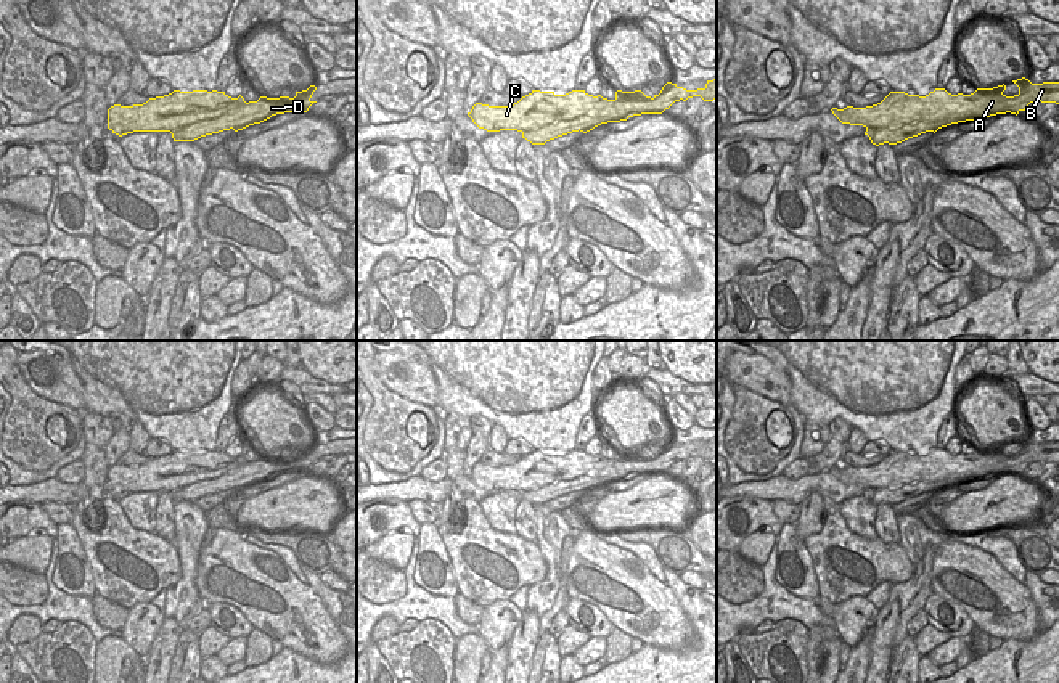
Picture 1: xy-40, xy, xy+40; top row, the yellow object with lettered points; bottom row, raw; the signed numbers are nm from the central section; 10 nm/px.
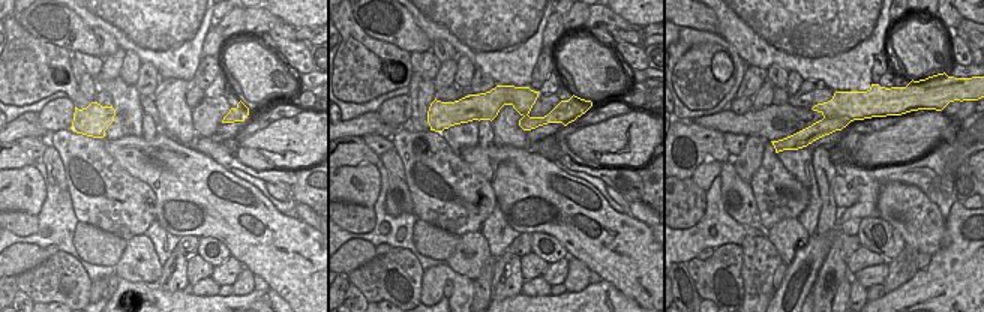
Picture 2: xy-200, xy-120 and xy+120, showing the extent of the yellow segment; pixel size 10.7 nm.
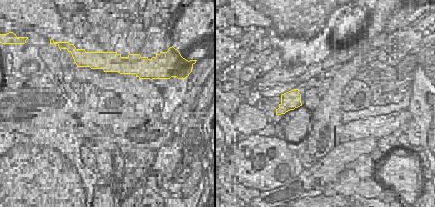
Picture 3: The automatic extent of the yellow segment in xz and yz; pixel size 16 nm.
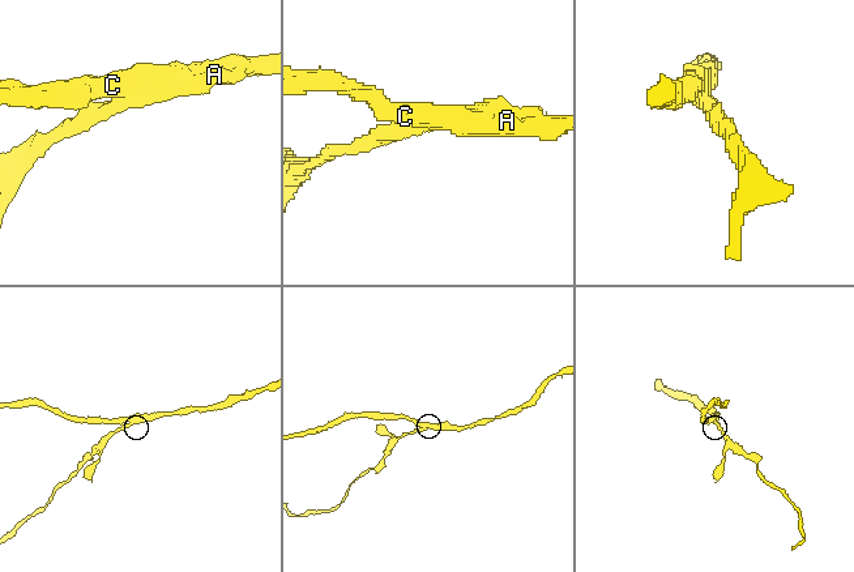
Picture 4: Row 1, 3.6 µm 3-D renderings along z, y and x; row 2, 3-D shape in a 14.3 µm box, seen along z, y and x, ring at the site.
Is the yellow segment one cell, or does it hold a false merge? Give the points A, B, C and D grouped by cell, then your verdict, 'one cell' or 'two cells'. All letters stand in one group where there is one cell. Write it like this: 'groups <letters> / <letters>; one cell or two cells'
groups A B C / D; two cells

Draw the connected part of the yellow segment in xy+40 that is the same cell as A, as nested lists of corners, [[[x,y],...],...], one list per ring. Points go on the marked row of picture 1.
[[[1022,77],[1012,80],[1019,87],[1019,93],[1006,96],[1006,85],[993,88],[977,88],[971,95],[951,95],[945,88],[935,88],[926,96],[908,95],[905,92],[890,92],[881,103],[844,109],[832,108],[832,114],[850,125],[863,125],[866,129],[890,129],[916,122],[937,122],[950,114],[964,114],[977,121],[979,114],[1019,114],[1030,103],[1056,103],[1059,104],[1059,82],[1032,84]]]

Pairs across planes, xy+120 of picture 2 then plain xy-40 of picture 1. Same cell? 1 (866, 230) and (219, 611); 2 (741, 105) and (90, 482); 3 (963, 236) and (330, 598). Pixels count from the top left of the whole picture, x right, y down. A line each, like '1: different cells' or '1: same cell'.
1: same cell
2: different cells
3: same cell

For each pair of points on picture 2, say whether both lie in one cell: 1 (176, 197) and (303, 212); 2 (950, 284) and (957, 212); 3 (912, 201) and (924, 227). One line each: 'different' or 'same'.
1: different
2: same
3: same

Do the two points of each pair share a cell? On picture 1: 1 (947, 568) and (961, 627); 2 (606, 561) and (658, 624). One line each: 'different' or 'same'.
1: different
2: same

